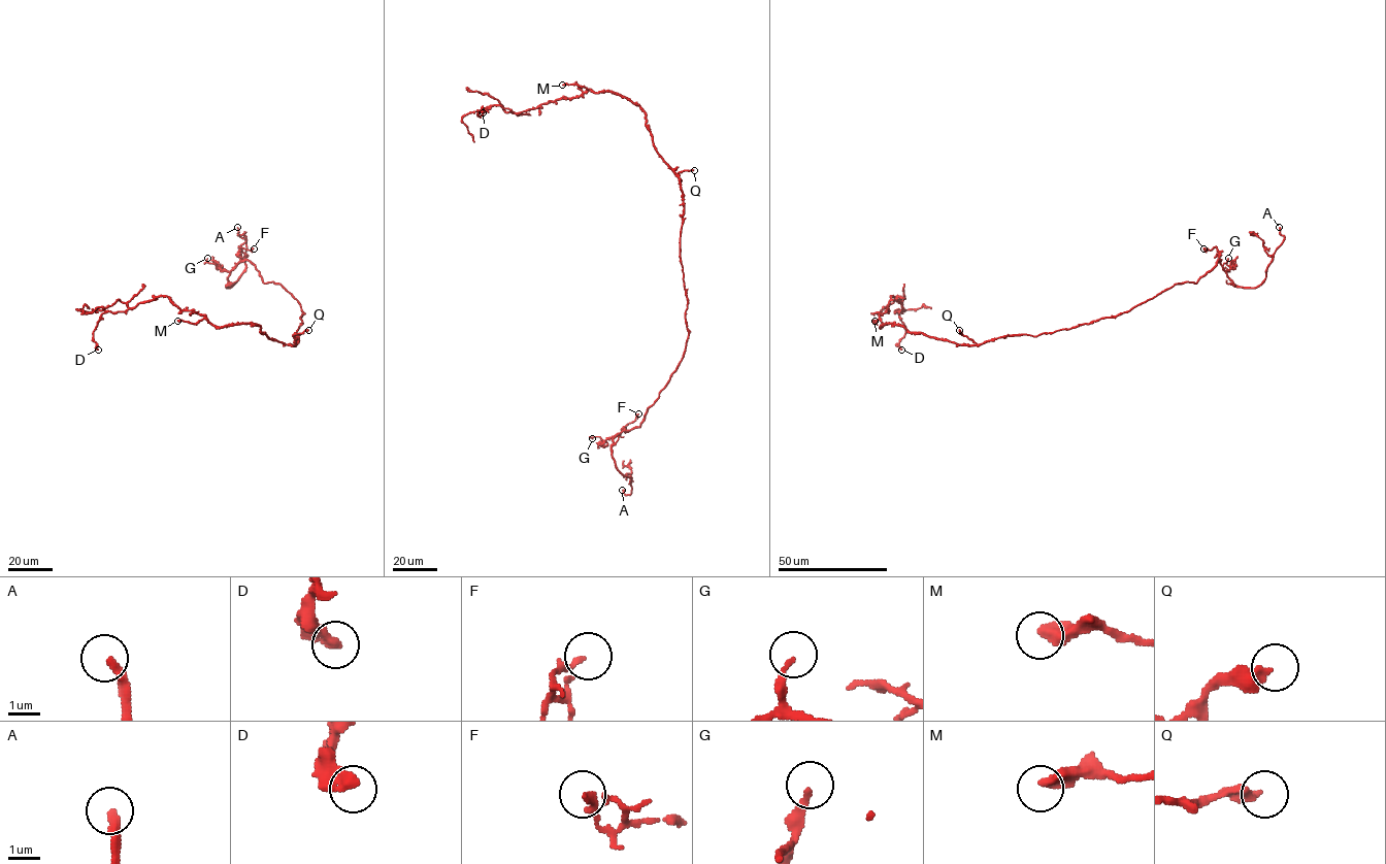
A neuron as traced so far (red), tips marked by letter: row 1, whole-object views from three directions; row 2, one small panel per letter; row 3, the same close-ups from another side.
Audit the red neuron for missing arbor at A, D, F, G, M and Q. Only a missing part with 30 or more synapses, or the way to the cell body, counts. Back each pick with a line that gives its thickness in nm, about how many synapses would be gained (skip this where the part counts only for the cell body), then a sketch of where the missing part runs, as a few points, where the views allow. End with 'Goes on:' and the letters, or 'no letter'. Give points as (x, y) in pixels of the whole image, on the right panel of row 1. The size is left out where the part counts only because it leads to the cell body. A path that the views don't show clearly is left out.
A: 280 nm thick; missing branch runs (1279, 227), (1267, 206)
Goes on: A

